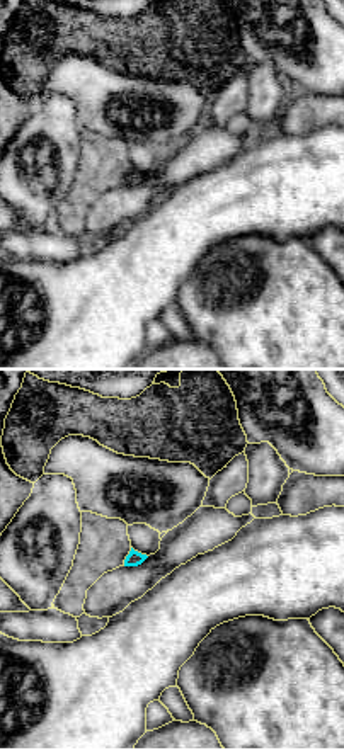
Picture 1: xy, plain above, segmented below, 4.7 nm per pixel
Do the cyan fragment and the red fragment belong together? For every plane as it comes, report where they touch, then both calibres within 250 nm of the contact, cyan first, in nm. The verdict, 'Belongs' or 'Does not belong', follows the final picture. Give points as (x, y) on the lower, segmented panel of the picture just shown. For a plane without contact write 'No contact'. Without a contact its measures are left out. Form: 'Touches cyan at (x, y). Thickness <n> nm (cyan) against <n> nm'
No contact

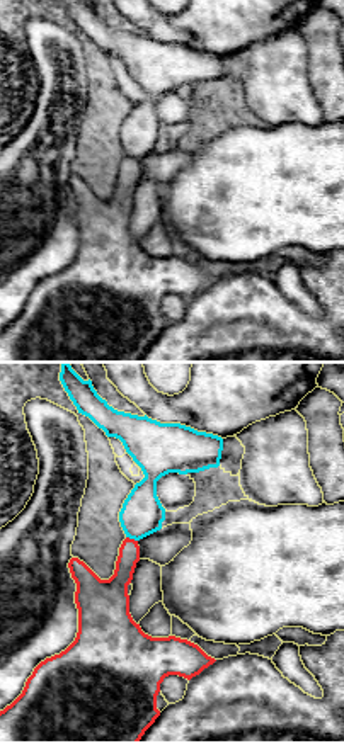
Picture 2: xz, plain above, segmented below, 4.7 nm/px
Touches cyan at (131, 538). Thickness 200 nm (cyan) against 110 nm

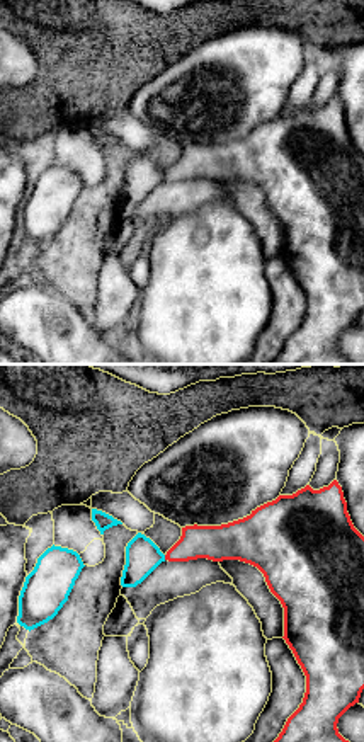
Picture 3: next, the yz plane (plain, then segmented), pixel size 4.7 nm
Touches cyan at (164, 557). Thickness 160 nm (cyan) against 160 nm

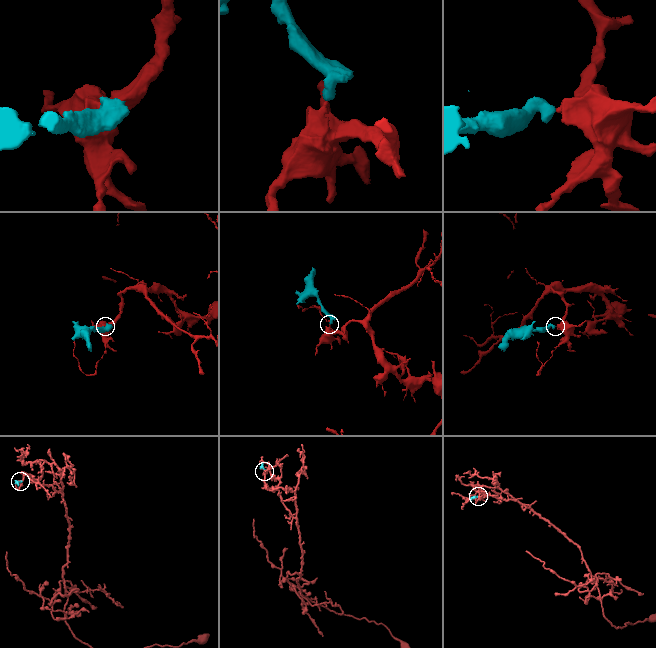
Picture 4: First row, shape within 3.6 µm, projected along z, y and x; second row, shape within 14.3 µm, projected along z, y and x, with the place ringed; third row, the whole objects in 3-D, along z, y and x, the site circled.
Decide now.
Does not belong

